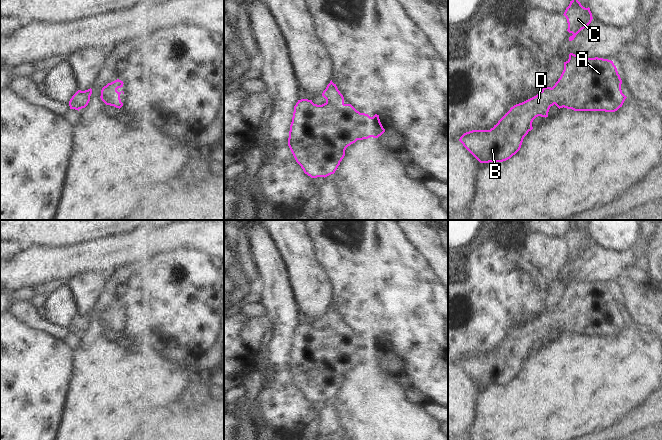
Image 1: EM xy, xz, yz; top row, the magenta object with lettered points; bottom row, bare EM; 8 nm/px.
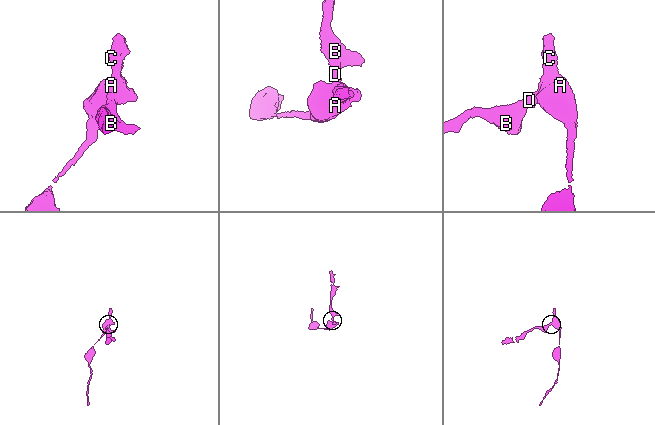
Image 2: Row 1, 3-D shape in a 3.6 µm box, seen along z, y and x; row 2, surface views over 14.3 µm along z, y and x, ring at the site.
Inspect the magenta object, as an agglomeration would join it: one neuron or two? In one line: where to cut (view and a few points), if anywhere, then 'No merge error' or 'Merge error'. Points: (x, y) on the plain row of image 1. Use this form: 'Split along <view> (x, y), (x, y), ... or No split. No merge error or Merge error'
No split. No merge error

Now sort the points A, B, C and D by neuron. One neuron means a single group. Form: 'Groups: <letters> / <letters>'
Groups: A B C D

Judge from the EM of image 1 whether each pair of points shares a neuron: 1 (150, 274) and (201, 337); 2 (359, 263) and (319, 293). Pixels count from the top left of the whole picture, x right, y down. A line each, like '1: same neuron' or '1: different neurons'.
1: same neuron
2: different neurons

